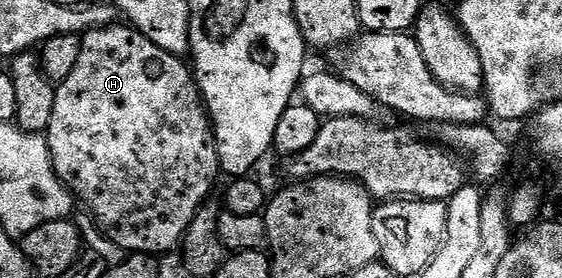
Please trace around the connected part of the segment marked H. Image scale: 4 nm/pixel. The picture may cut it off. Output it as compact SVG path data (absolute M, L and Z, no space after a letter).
M114 24L104 26L98 30L87 30L81 35L81 52L79 61L75 64L71 76L63 80L57 86L55 96L55 112L51 112L51 124L47 131L49 151L51 152L51 164L55 168L57 178L69 189L74 199L79 200L93 213L95 221L101 225L101 230L118 246L121 252L132 252L137 256L154 256L153 254L165 254L182 245L185 233L195 216L206 205L209 193L213 190L217 178L221 174L221 165L217 155L217 138L213 135L213 123L209 120L205 104L201 100L201 92L197 88L197 80L194 71L188 65L185 66L180 57L171 52L163 52L147 36L133 29L128 24Z

